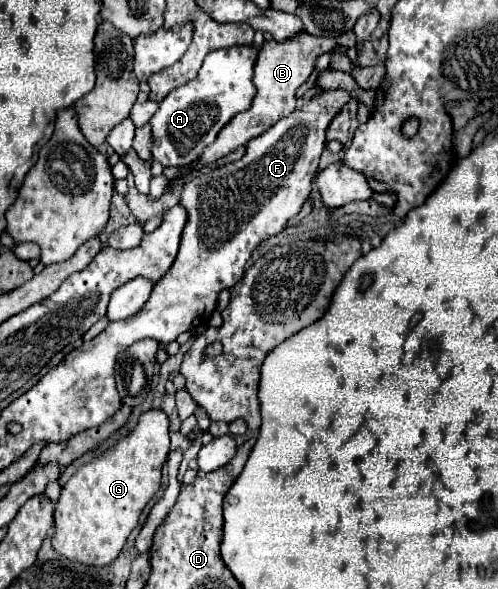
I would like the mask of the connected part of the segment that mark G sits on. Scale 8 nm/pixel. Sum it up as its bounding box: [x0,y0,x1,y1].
[53,409,169,565]

